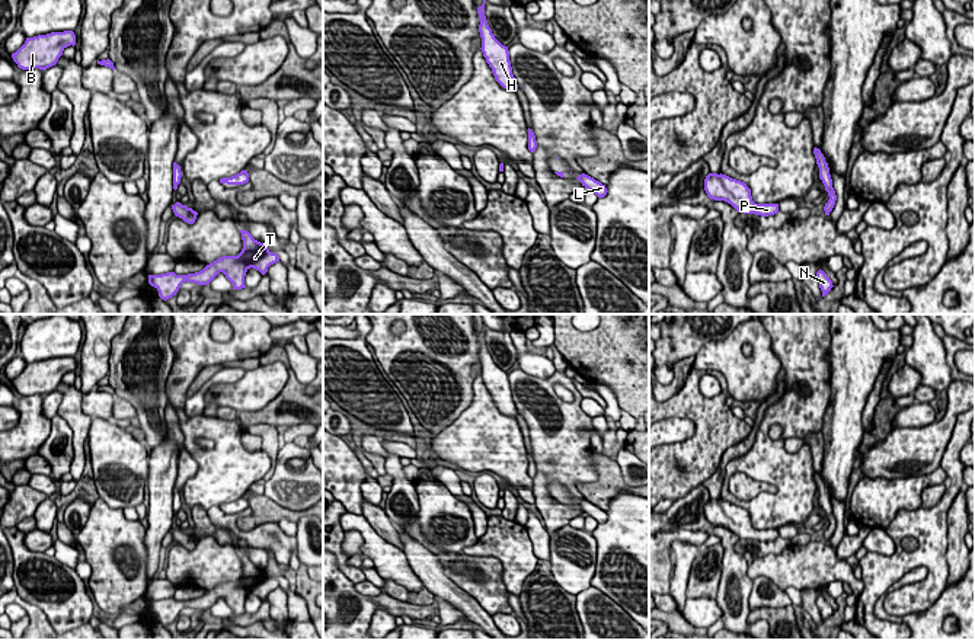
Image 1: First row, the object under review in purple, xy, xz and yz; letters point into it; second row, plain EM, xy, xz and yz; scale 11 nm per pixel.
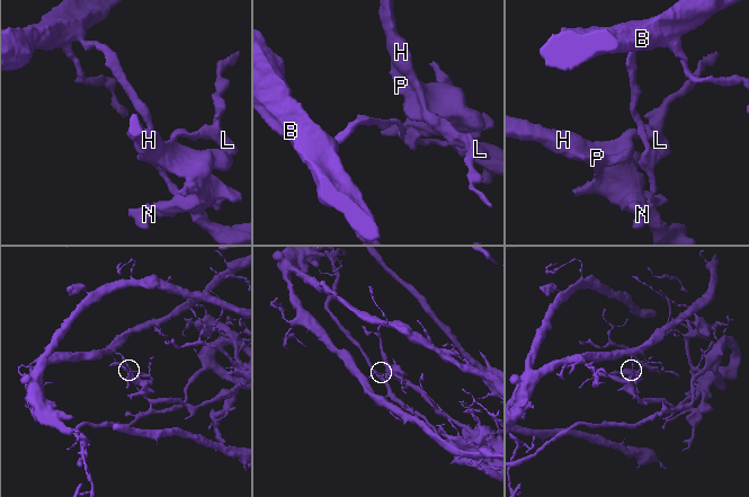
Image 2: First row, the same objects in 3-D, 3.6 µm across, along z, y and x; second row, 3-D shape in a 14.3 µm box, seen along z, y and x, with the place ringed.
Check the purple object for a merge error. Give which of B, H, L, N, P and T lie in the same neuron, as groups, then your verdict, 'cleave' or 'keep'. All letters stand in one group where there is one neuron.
B / H L N P T; cleave

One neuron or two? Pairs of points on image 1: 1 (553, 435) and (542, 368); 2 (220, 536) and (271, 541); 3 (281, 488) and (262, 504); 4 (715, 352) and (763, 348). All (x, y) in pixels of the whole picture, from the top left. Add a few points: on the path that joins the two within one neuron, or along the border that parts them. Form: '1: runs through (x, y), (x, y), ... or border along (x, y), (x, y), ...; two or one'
1: border along (520, 368), (539, 377), (550, 377), (556, 371); two
2: border along (220, 527), (227, 527), (233, 533); two
3: border along (264, 493), (291, 511); two
4: runs through (726, 357), (731, 361), (753, 360); one

